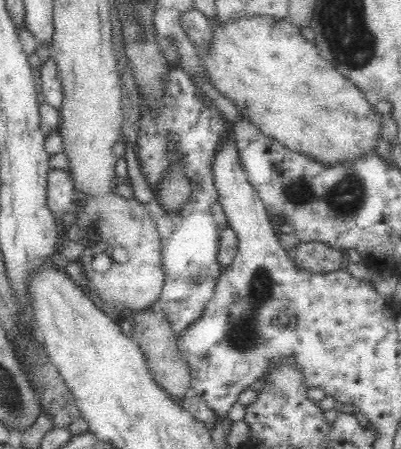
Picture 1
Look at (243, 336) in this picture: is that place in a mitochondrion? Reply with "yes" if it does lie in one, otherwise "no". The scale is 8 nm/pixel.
yes

